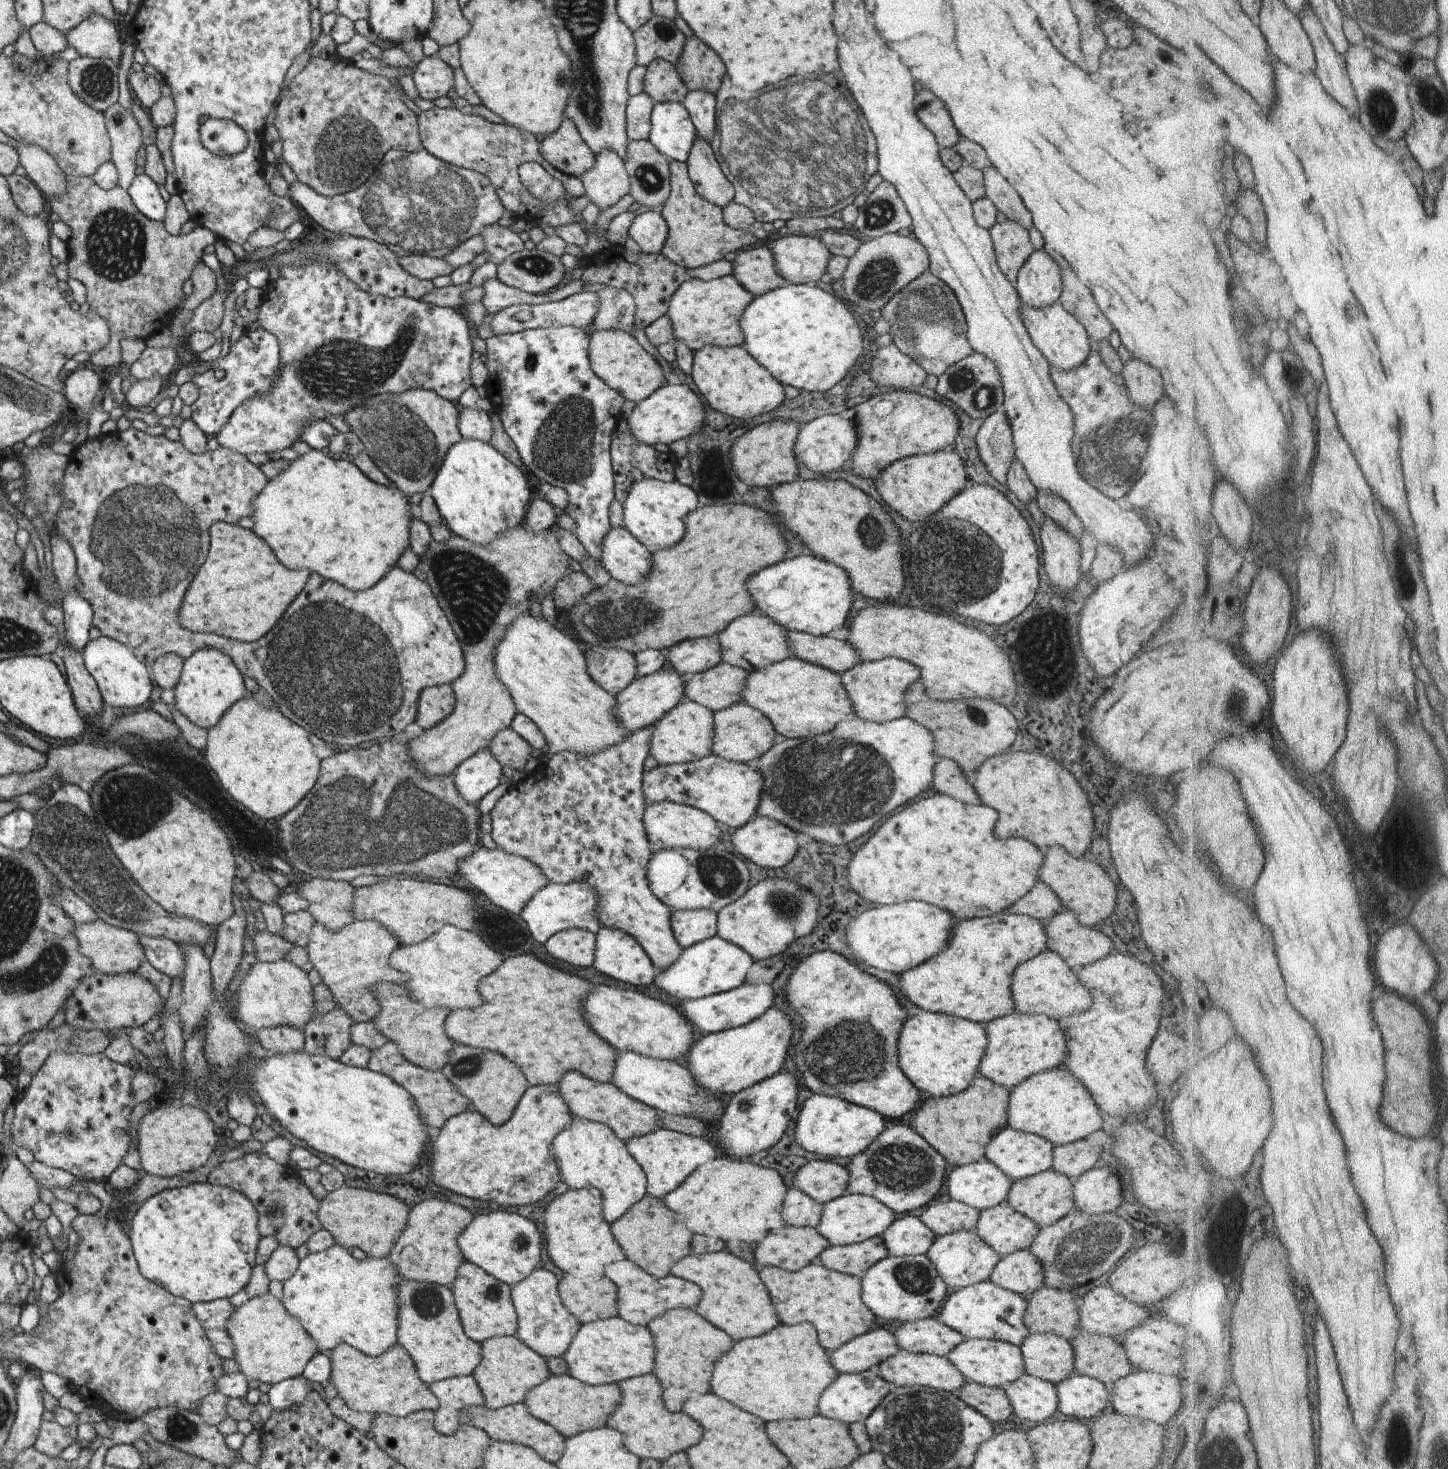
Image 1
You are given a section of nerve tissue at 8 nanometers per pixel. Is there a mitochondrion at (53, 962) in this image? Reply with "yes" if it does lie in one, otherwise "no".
yes

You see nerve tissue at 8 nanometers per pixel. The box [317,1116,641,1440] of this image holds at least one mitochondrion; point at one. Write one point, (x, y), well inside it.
(428, 1303)

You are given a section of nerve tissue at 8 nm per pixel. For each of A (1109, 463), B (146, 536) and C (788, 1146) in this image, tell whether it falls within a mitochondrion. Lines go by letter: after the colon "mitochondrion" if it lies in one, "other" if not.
A: mitochondrion
B: mitochondrion
C: other

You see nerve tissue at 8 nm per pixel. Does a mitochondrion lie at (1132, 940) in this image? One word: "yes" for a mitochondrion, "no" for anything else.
no

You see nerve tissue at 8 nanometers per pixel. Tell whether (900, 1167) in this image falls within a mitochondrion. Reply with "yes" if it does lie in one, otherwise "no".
yes

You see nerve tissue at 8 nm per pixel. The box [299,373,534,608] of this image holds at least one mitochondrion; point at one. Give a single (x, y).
(406, 443)

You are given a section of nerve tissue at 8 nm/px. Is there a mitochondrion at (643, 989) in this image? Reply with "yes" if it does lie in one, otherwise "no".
no

